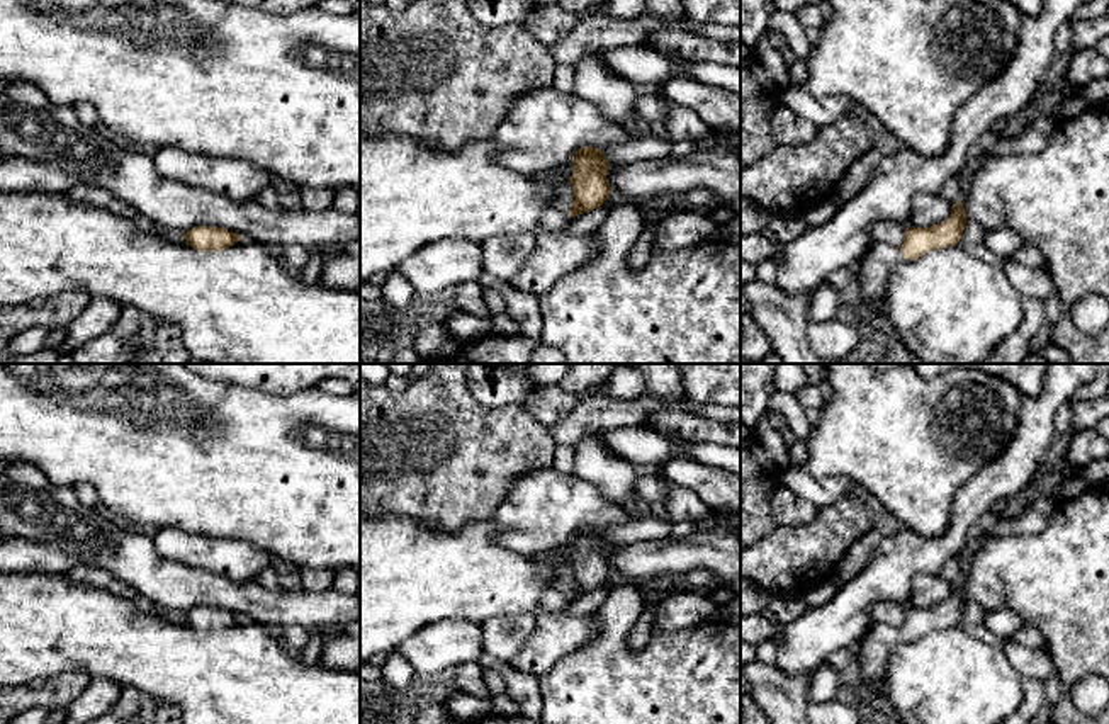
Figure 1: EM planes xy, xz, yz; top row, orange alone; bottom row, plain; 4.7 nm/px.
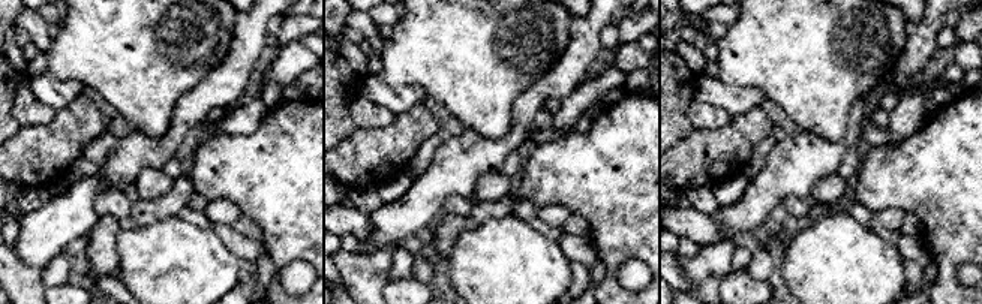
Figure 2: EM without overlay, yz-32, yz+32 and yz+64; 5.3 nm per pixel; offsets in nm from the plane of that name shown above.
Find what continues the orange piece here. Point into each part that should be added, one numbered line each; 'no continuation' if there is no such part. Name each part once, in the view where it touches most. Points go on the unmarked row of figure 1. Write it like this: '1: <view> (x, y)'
1: yz (873, 651)

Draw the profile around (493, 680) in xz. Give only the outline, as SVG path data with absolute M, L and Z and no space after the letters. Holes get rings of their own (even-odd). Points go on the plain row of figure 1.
M484 668L482 680L484 680L484 685L487 687L491 697L506 693L506 683L499 671L496 671L493 668Z

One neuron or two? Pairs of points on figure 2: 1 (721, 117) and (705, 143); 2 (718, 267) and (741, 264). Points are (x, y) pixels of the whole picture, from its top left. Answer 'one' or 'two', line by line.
1: two
2: two

